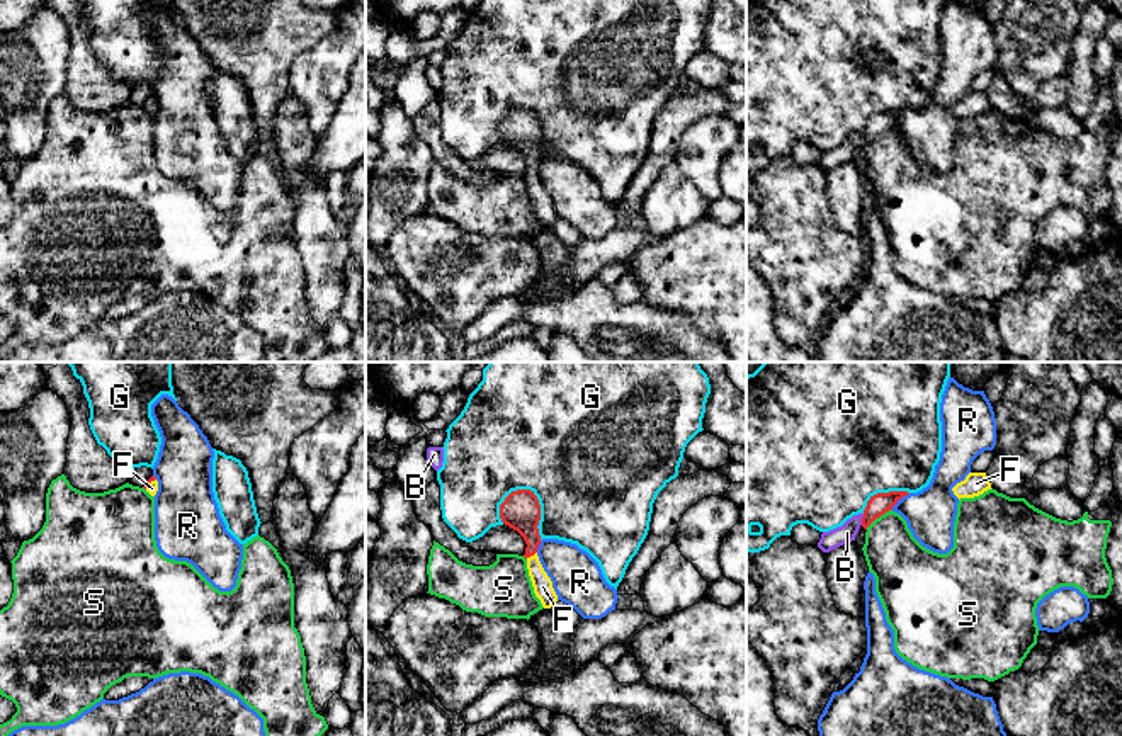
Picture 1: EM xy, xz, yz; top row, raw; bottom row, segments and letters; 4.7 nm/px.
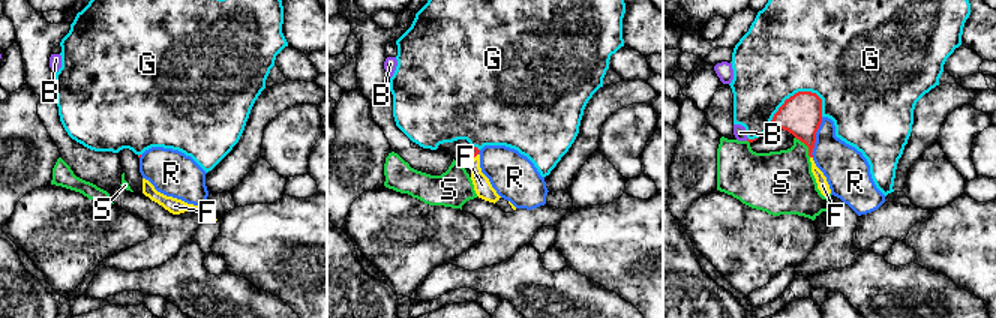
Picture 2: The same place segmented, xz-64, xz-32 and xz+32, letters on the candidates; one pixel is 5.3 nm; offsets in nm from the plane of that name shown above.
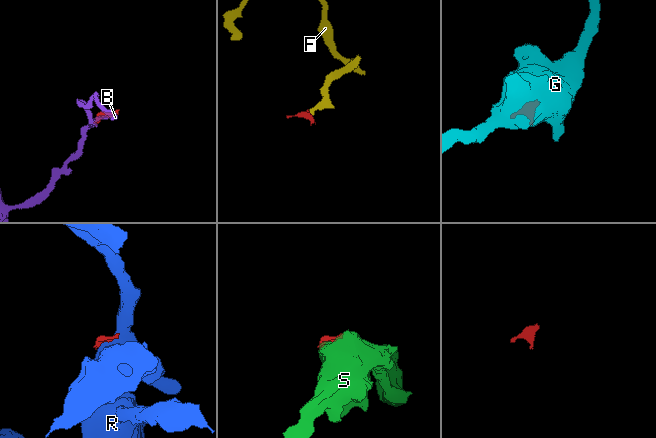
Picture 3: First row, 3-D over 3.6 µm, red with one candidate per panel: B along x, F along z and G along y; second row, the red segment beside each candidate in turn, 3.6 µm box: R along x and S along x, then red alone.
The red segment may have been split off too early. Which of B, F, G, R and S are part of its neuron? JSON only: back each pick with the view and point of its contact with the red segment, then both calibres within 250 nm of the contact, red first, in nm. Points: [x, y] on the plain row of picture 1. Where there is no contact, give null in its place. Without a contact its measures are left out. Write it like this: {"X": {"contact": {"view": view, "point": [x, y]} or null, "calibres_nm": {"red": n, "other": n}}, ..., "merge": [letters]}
{"F": {"contact": {"view": "xz", "point": [531, 174]}, "calibres_nm": {"red": 190, "other": 100}}, "merge": ["F"]}

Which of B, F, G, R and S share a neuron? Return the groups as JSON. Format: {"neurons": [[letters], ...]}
{"neurons": [["B"], ["F"], ["G"], ["R"], ["S"]]}

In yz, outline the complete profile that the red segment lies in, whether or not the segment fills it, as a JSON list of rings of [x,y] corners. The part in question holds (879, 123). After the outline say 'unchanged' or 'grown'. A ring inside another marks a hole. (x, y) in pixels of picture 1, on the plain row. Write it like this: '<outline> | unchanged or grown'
[[[889,110],[889,112],[877,112],[874,116],[870,116],[870,119],[867,121],[867,126],[864,129],[862,144],[855,155],[855,161],[860,167],[864,167],[864,163],[865,163],[867,146],[876,138],[879,138],[886,131],[892,129],[892,126],[906,114],[910,114],[910,112],[908,110]]] | grown

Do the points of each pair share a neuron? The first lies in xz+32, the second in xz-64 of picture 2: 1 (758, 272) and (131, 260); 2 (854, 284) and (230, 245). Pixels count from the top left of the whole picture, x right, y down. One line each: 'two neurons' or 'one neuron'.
1: two neurons
2: two neurons

